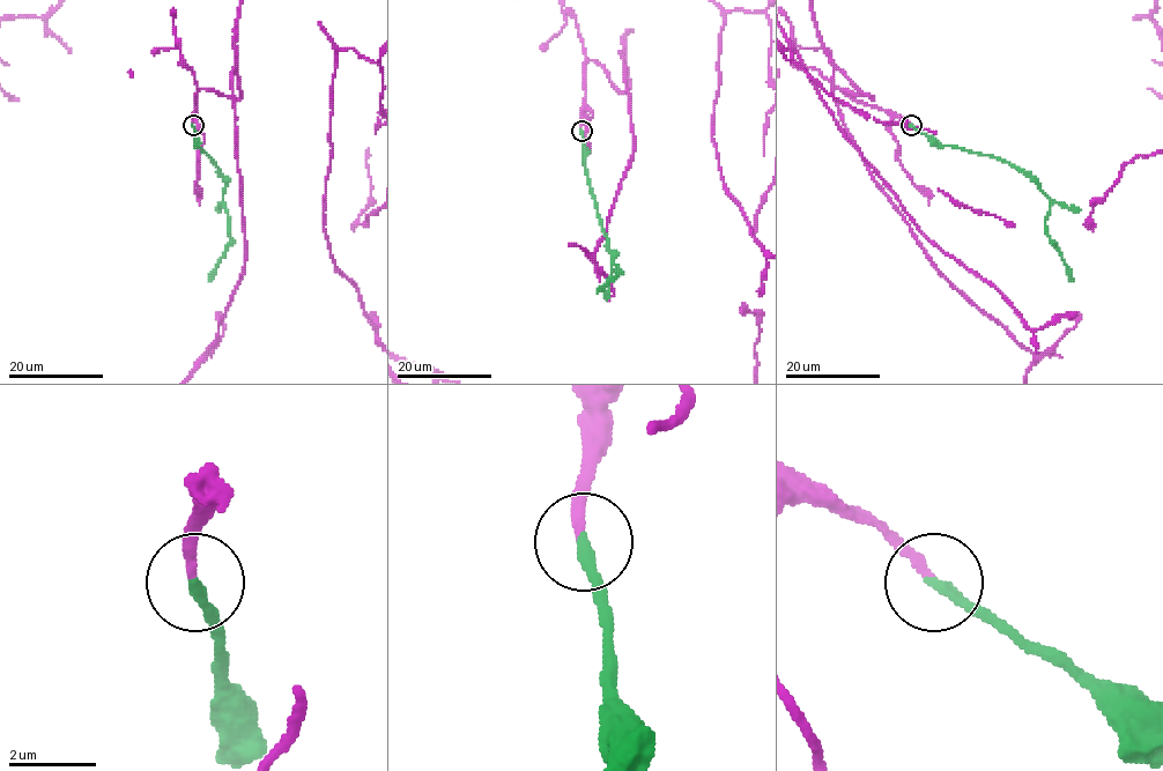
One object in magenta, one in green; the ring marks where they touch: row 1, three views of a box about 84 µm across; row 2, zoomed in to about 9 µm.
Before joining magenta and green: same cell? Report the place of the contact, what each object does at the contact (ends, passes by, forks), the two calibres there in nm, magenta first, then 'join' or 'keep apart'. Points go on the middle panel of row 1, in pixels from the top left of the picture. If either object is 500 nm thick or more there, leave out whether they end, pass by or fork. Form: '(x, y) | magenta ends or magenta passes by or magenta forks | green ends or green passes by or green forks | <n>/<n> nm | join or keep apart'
(582, 131) | magenta ends | green ends | 200/240 nm | join

